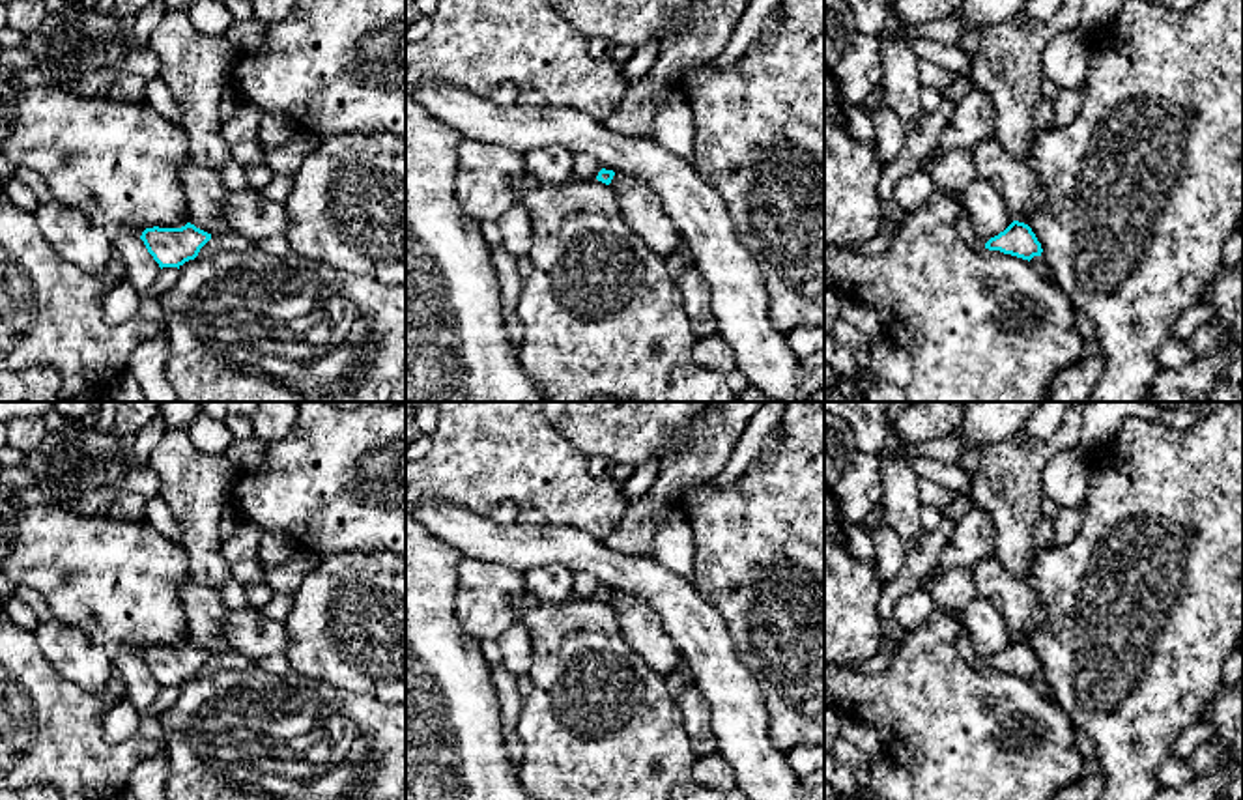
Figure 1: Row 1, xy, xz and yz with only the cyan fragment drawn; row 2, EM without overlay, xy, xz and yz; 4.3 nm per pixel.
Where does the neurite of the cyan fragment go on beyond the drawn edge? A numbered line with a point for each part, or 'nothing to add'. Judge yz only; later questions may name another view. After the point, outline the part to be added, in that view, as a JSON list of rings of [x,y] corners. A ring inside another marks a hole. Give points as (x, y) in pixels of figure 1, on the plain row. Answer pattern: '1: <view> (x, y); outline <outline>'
1: yz (965, 647); outline [[[966,632],[961,634],[961,637],[959,637],[959,641],[957,641],[957,650],[959,650],[961,658],[963,658],[968,665],[972,665],[972,667],[985,667],[985,662],[987,662],[987,660],[981,660],[981,658],[978,656],[978,652],[976,652],[976,649],[974,649],[974,645],[972,645],[972,641],[970,641],[970,637],[968,637]]]

